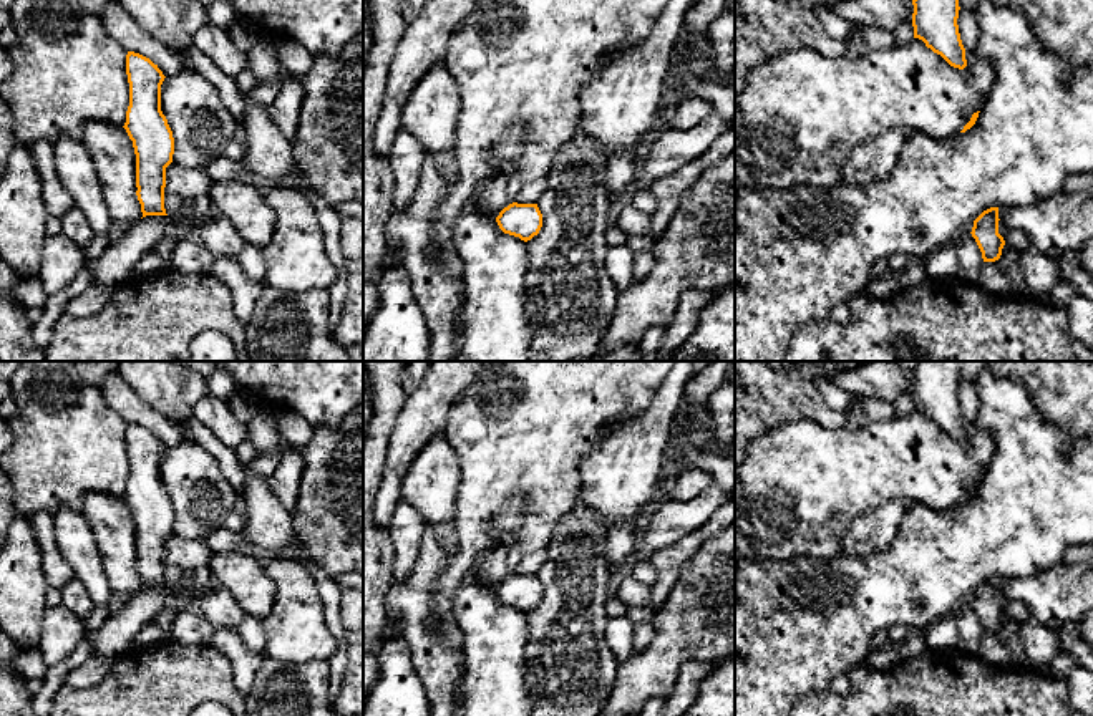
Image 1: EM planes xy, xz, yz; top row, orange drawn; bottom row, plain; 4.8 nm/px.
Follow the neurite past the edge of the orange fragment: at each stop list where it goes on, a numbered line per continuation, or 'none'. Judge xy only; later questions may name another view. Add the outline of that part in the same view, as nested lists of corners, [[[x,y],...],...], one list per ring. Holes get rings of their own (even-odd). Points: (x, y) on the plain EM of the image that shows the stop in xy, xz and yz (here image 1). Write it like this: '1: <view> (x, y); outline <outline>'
none

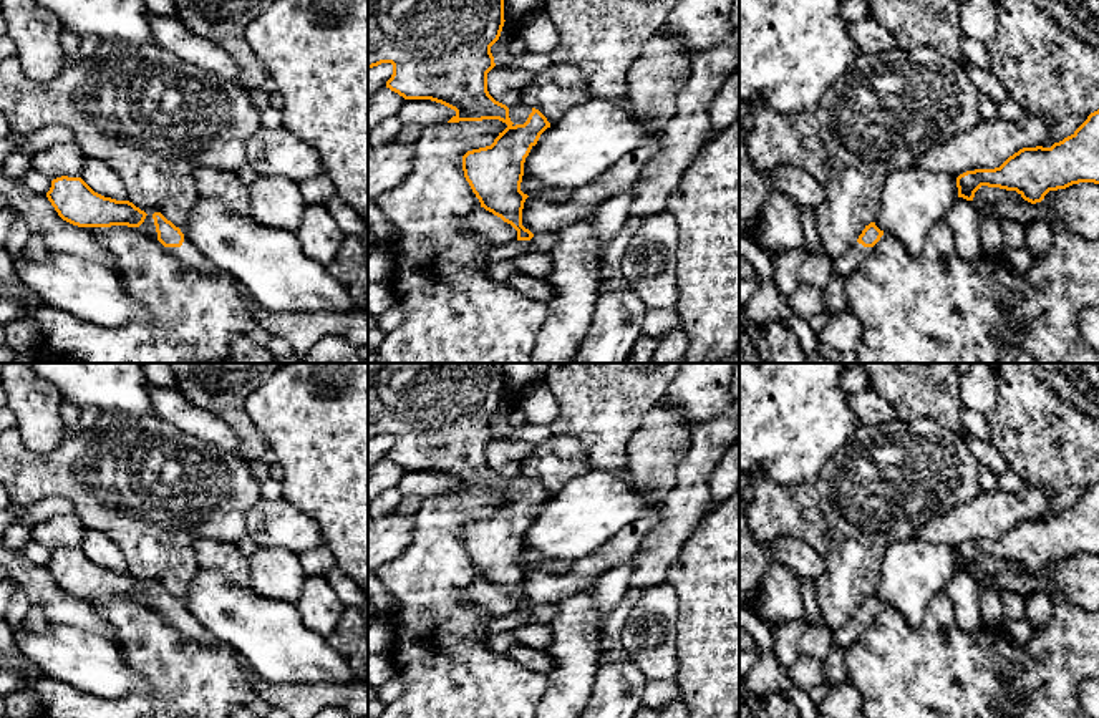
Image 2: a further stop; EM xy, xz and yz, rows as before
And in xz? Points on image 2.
1: xz (518, 485); outline [[[517,474],[509,479],[509,489],[516,496],[524,496],[530,484],[532,478],[527,478],[524,474]]]

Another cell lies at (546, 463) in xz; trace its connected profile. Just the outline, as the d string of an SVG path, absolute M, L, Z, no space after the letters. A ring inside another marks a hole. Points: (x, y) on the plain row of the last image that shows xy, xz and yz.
M552 436L534 446L520 463L519 473L539 481L552 496L567 481L590 471L588 454L583 443L574 436Z

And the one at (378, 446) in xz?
M381 434L378 438L368 439L368 469L373 468L381 459L385 459L391 446L393 446L391 434Z

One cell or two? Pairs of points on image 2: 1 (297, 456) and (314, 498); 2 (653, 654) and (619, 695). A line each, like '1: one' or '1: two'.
1: one
2: two

